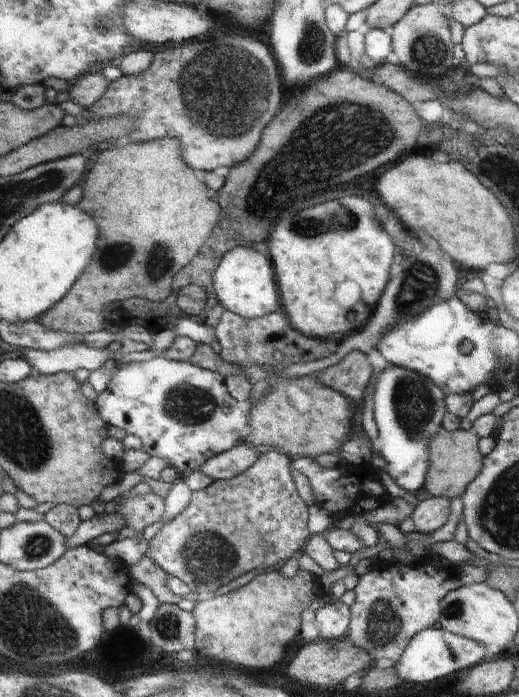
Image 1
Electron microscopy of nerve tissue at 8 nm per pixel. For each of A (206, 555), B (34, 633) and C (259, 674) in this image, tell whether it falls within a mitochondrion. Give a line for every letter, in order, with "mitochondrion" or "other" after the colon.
A: mitochondrion
B: mitochondrion
C: other

